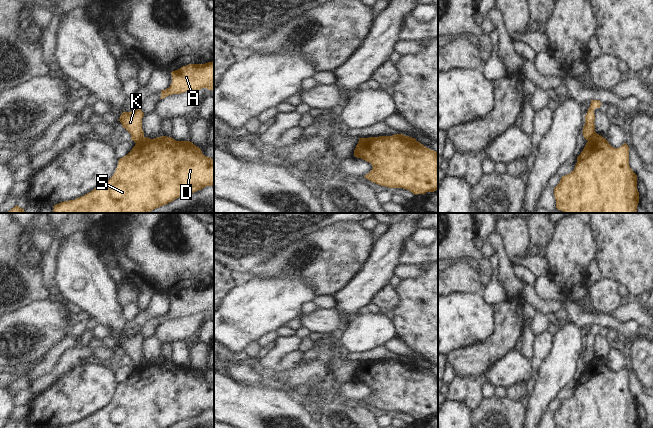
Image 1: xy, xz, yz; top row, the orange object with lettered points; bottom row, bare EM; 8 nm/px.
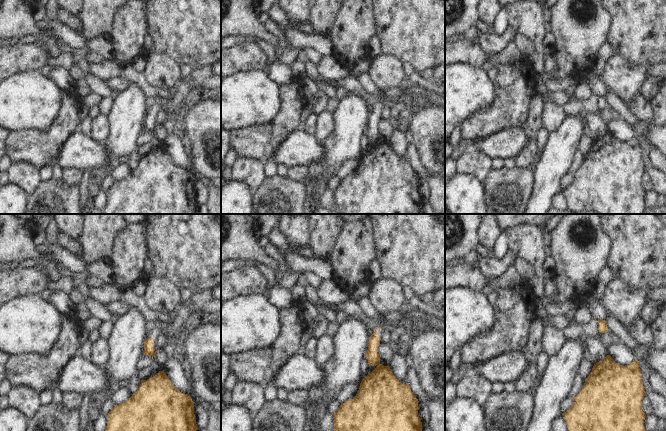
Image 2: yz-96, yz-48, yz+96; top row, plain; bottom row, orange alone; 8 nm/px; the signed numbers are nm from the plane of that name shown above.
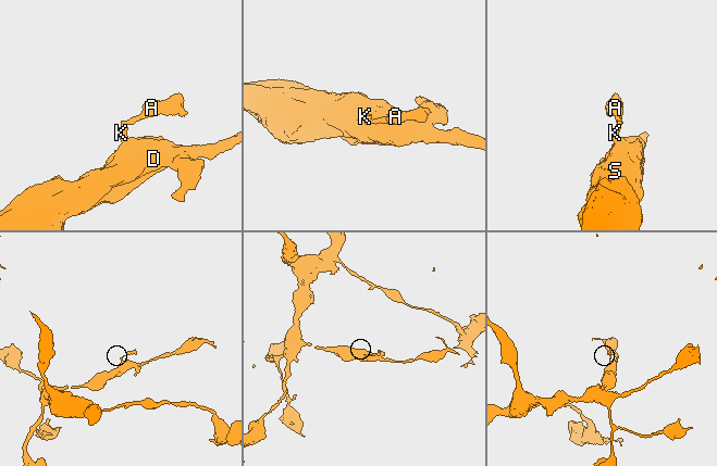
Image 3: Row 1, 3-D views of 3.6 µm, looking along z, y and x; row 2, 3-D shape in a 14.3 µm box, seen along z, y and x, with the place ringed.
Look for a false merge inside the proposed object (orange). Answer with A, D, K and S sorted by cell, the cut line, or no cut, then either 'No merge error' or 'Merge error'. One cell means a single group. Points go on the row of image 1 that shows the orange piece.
Groups: A K / D S. Split along yz (595, 132), (588, 141). Merge error.

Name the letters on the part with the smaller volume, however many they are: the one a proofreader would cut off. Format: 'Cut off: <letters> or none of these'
Cut off: A, K

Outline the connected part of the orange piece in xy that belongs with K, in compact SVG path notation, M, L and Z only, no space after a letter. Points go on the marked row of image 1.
M141 109L133 110L131 112L123 112L119 118L123 128L131 134L131 140L135 143L141 141L144 137L142 129L142 118L144 113Z

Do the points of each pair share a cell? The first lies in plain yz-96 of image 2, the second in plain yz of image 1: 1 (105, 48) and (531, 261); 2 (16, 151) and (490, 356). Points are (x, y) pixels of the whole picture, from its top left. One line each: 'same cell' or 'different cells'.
1: same cell
2: same cell

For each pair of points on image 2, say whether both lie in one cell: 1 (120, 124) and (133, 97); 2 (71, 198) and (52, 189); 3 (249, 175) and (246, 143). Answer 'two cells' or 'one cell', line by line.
1: one cell
2: one cell
3: two cells

